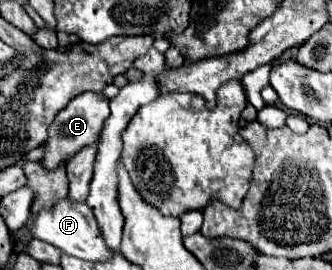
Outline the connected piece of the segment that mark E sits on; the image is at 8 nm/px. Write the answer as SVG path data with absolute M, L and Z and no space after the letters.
M81 93L79 97L71 99L71 103L61 109L53 123L49 125L49 131L47 131L47 141L43 143L45 147L45 153L41 157L41 163L45 169L57 169L61 165L67 165L67 161L71 157L75 157L75 153L79 153L83 147L89 147L97 141L99 133L101 133L101 127L107 119L107 113L109 113L109 101L101 97L101 93Z

